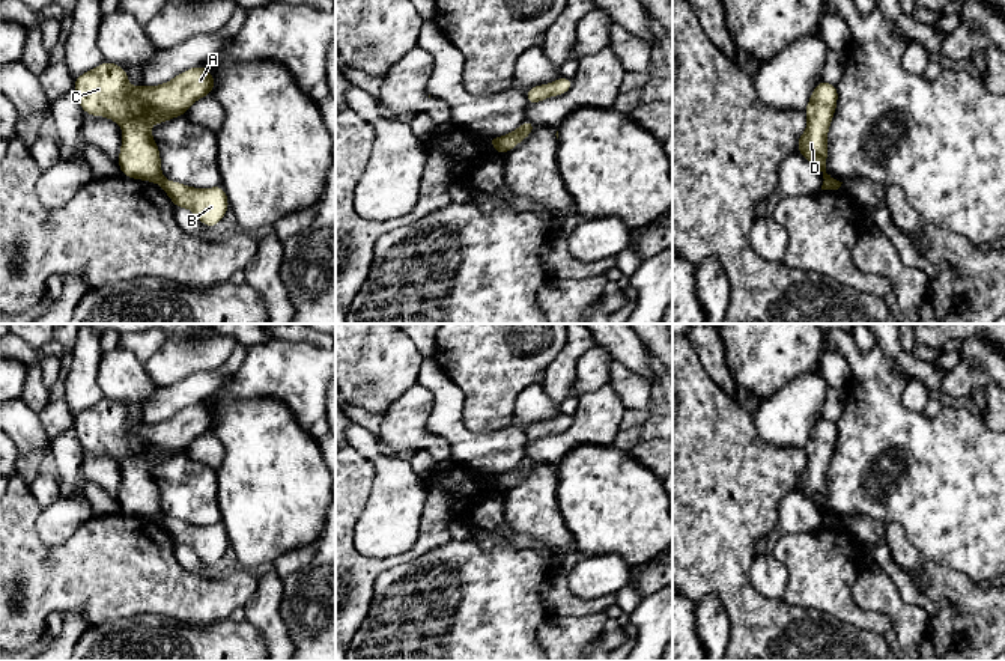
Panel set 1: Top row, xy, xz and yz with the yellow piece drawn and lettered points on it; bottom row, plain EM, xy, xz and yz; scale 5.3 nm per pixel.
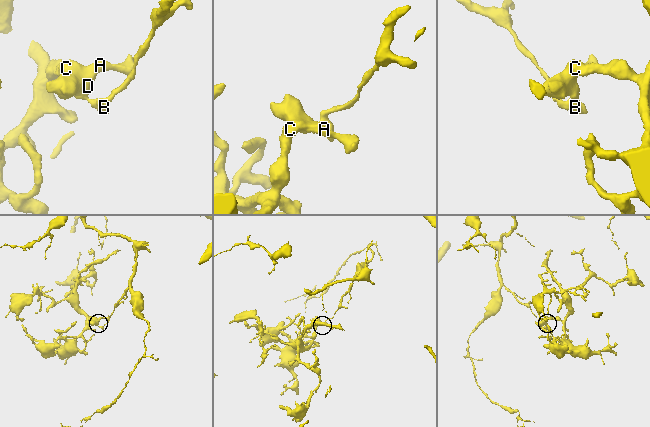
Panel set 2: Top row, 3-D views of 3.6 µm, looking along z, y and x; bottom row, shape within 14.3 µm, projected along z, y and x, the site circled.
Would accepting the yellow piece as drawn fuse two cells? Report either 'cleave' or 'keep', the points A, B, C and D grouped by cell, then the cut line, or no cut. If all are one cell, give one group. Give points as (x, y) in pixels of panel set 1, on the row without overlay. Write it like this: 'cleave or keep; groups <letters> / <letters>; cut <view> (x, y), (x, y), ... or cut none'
cleave; groups A C D / B; cut yz (834, 515), (825, 518)

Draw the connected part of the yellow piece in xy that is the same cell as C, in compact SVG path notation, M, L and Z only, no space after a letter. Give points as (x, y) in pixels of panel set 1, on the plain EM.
M102 399L78 413L74 431L83 449L102 453L123 465L119 489L120 510L126 515L161 521L161 494L150 461L179 455L200 435L211 432L215 414L206 404L190 405L153 425L132 426L123 404Z

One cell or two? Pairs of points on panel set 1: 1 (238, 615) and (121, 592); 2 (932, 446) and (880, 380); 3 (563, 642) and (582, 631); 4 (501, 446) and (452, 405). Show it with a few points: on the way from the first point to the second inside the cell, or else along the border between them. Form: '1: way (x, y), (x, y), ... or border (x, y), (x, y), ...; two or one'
1: border (242, 607), (236, 607), (227, 616); two
2: way (915, 431), (880, 396); one
3: way (567, 637), (578, 631); one
4: way (485, 446), (474, 446), (452, 422); one

